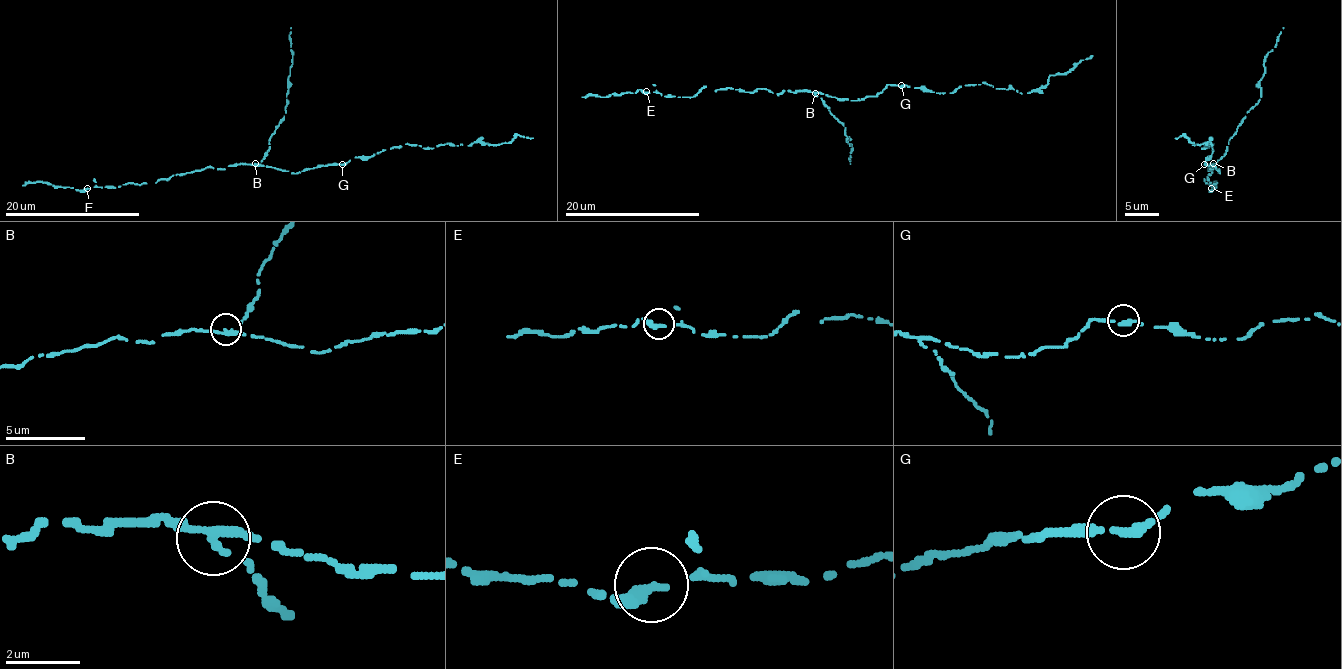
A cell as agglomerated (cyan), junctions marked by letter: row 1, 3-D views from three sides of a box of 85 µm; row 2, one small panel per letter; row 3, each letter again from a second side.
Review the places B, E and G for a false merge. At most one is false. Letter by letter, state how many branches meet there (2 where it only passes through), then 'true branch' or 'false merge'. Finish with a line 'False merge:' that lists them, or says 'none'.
B: branches 2; false merge
E: branches 2; true branch
G: branches 2; true branch
False merge: B

